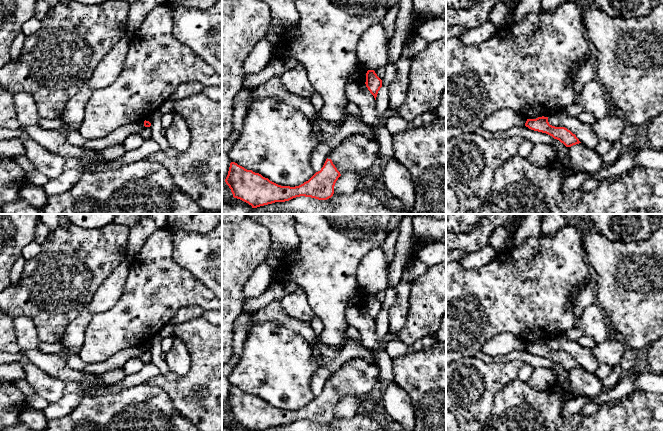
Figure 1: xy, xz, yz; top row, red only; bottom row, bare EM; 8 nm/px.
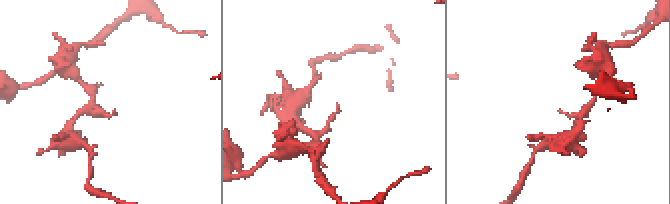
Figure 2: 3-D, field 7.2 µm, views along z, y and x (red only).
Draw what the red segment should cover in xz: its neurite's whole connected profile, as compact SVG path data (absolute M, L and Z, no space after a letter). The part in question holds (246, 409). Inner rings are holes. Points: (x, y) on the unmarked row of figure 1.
M327 382L321 394L308 405L295 411L281 410L259 397L231 386L225 406L234 422L252 431L260 431L275 426L289 425L300 420L327 424L333 420L335 407L340 400L332 384Z

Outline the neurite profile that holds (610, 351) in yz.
M608 338L603 342L596 343L592 348L592 356L599 362L614 367L620 365L625 351L626 349L620 341Z

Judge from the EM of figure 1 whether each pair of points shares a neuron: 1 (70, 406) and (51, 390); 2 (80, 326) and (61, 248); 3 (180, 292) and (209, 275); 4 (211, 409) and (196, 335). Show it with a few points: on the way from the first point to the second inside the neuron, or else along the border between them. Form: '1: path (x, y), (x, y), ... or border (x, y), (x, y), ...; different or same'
1: border (64, 393), (59, 400), (49, 404); different
2: border (92, 296), (91, 300), (68, 324), (64, 334); different
3: border (180, 266), (187, 269), (211, 291); different
4: path (208, 391), (208, 353); same

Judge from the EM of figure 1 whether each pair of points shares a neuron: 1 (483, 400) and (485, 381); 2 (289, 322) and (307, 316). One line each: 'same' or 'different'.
1: same
2: different

